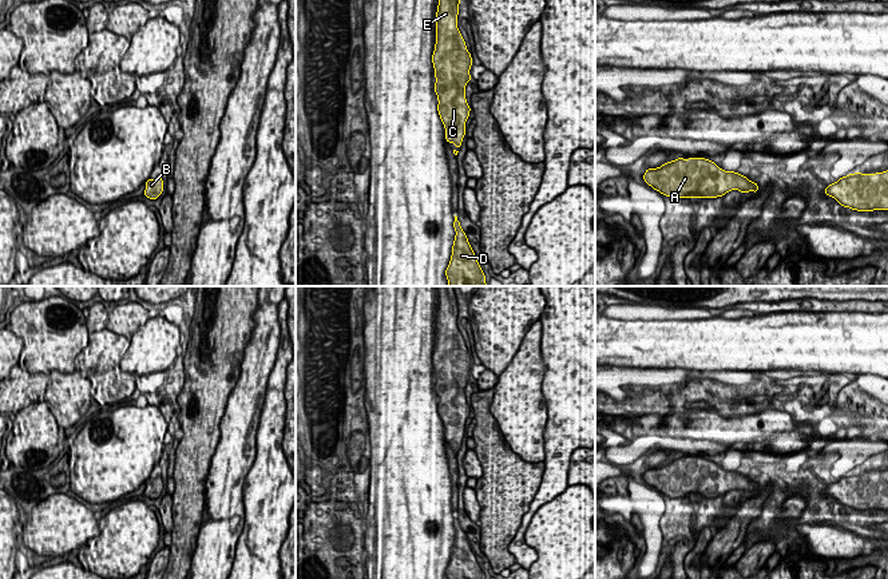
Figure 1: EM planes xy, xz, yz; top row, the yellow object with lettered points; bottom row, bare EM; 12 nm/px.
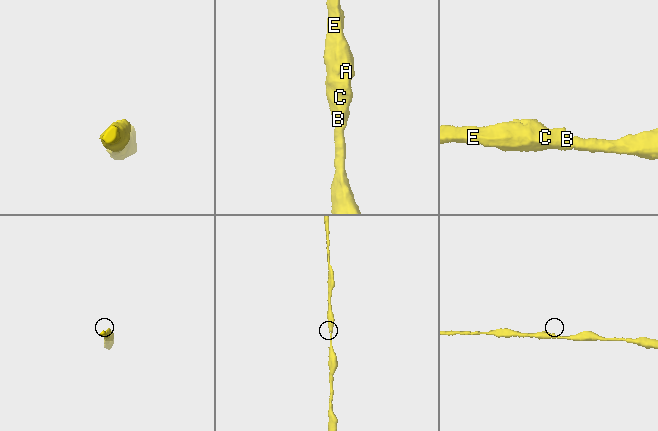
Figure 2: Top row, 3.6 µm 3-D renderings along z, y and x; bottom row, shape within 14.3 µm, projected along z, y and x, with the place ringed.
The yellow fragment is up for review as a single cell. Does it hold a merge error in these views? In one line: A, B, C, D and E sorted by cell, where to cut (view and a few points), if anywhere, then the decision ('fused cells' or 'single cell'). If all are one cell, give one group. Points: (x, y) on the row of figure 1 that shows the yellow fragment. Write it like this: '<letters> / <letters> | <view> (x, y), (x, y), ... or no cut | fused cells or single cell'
A B C D E | no cut | single cell

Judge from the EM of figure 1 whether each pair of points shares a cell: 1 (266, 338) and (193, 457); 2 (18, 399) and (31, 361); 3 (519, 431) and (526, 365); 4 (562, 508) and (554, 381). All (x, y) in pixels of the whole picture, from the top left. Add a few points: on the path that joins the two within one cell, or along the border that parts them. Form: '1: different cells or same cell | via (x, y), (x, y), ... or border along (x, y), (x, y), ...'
1: different cells | border along (240, 376), (221, 419), (219, 435)
2: different cells | border along (18, 364), (32, 373), (43, 373), (47, 385)
3: same cell | via (519, 415), (519, 385), (522, 381)
4: different cells | border along (569, 486), (535, 512)

